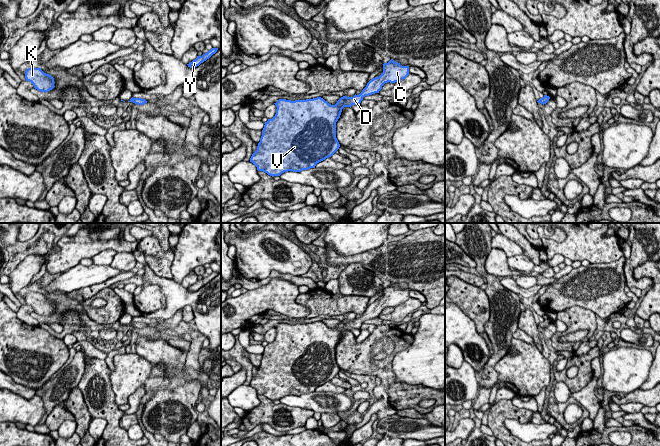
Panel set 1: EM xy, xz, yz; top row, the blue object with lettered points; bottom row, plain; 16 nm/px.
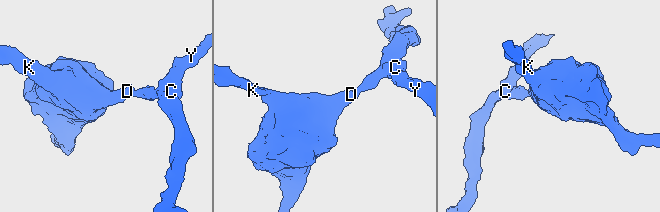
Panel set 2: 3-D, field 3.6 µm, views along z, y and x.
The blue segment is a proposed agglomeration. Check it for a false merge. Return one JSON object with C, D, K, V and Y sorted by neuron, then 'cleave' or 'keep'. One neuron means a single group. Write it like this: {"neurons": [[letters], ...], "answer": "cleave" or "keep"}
{"neurons": [["C", "D", "K", "V", "Y"]], "answer": "keep"}

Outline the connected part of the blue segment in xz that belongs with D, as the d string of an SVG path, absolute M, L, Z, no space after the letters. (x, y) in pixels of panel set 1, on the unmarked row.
M391 283L383 288L383 297L370 304L359 319L343 320L335 329L329 328L321 321L306 324L279 323L274 327L276 338L264 348L262 360L257 374L252 378L252 386L258 395L268 399L280 400L284 396L301 396L315 392L316 388L331 381L340 371L336 362L336 346L340 342L342 333L352 329L360 329L365 320L379 317L385 307L395 307L409 299L409 290L402 290Z

